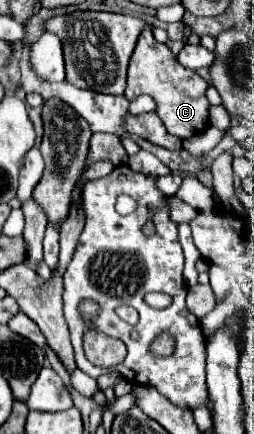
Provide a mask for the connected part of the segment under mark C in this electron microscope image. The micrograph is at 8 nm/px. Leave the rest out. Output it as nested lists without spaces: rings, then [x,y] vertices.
[[[146,27],[138,39],[138,45],[134,49],[134,55],[130,59],[130,67],[128,67],[128,83],[126,83],[126,97],[128,99],[136,99],[140,95],[150,95],[158,109],[158,117],[162,119],[164,127],[180,137],[180,139],[188,139],[192,135],[198,135],[200,131],[204,131],[208,125],[208,107],[210,103],[206,101],[206,87],[208,83],[190,69],[184,69],[178,61],[176,55],[168,49],[168,45],[158,43],[152,35],[152,29]]]

